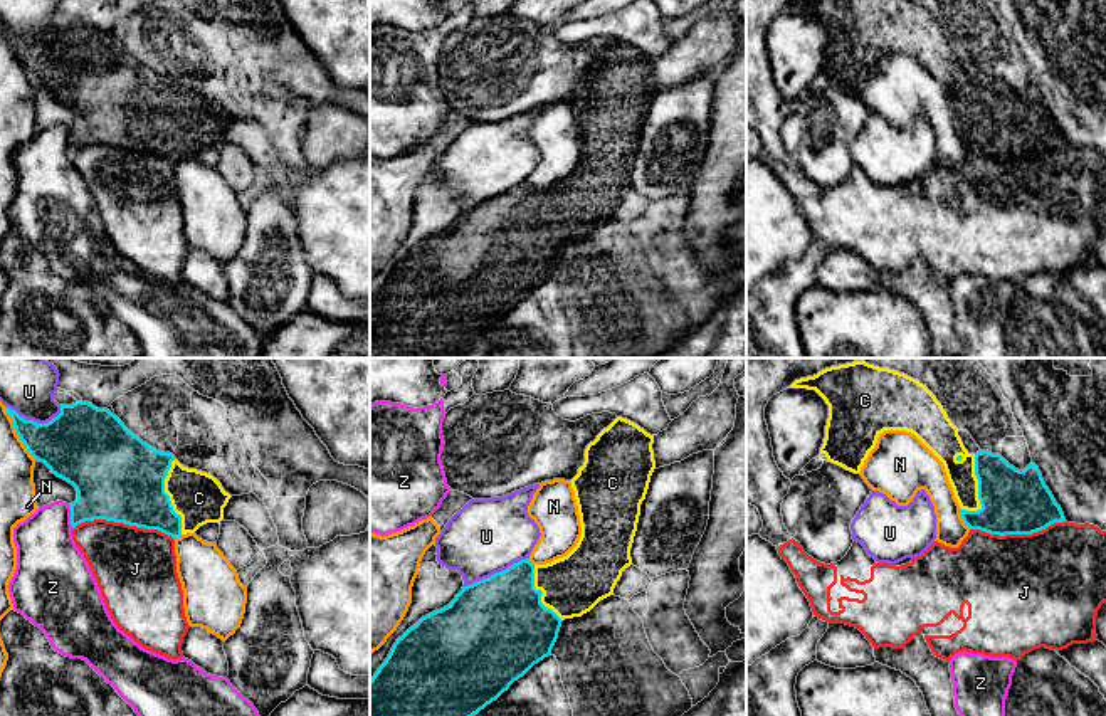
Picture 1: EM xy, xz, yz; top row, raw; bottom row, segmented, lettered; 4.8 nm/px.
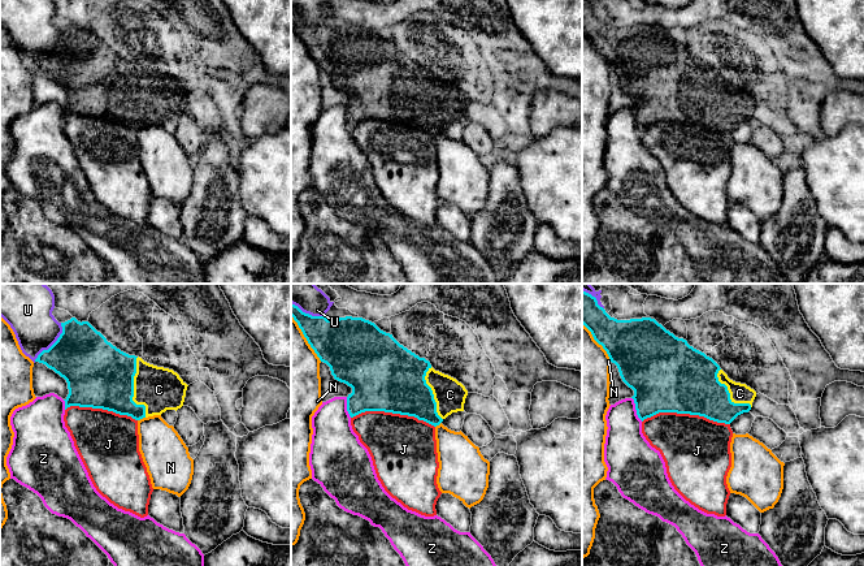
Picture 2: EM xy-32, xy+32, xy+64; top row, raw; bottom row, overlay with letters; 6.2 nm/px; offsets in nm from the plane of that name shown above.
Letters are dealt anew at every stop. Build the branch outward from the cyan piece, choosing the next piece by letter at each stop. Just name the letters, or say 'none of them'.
C

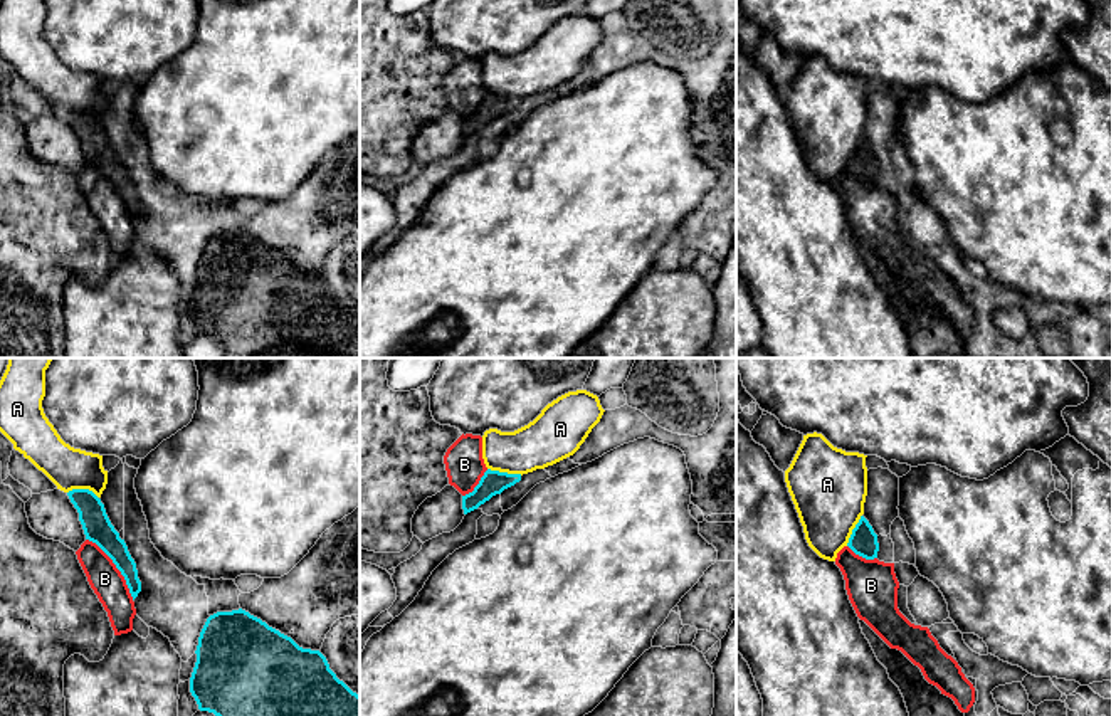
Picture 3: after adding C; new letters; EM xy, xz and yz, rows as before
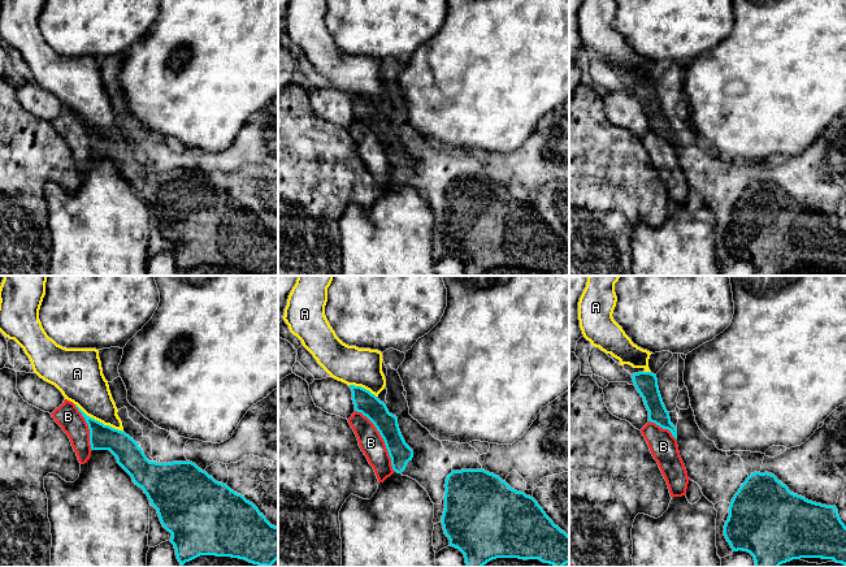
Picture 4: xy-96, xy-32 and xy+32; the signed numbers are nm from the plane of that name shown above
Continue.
none of them

